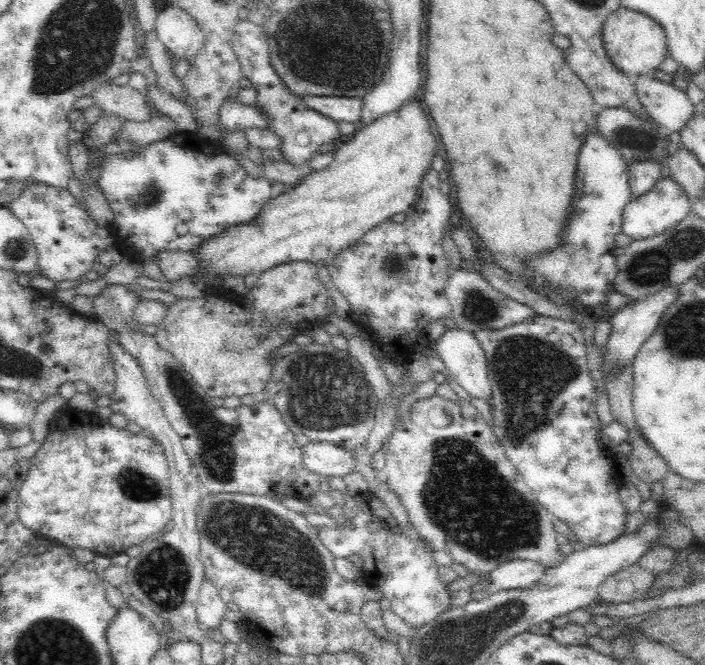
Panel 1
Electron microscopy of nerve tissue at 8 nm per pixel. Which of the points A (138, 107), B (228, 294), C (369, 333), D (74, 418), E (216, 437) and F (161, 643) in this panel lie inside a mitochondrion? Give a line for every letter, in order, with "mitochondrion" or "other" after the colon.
A: other
B: other
C: other
D: other
E: mitochondrion
F: other

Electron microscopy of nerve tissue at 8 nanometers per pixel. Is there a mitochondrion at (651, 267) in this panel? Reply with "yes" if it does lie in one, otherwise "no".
yes

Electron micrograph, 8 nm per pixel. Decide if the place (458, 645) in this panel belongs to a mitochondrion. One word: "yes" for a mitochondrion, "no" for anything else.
yes

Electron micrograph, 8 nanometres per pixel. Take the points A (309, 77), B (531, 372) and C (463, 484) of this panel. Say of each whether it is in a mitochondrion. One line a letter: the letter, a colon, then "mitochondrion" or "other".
A: mitochondrion
B: mitochondrion
C: mitochondrion

